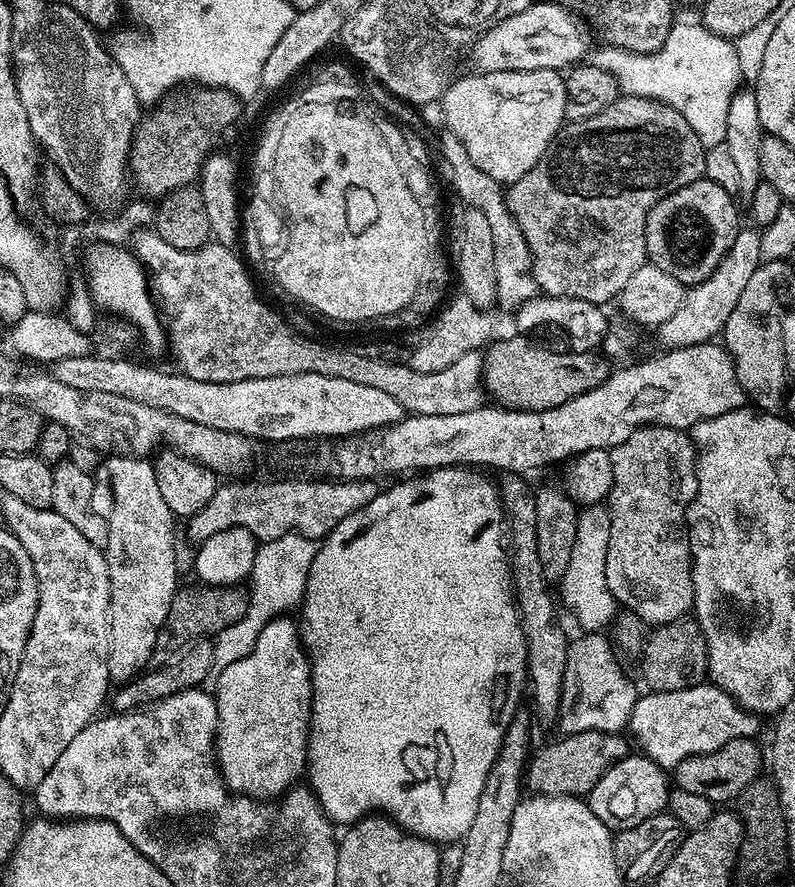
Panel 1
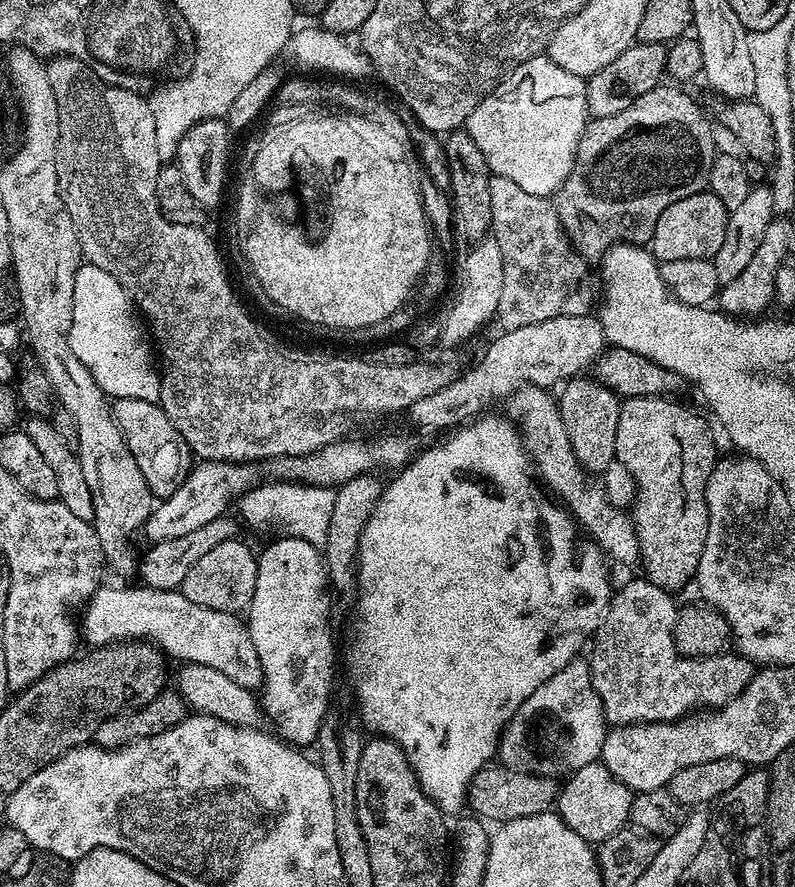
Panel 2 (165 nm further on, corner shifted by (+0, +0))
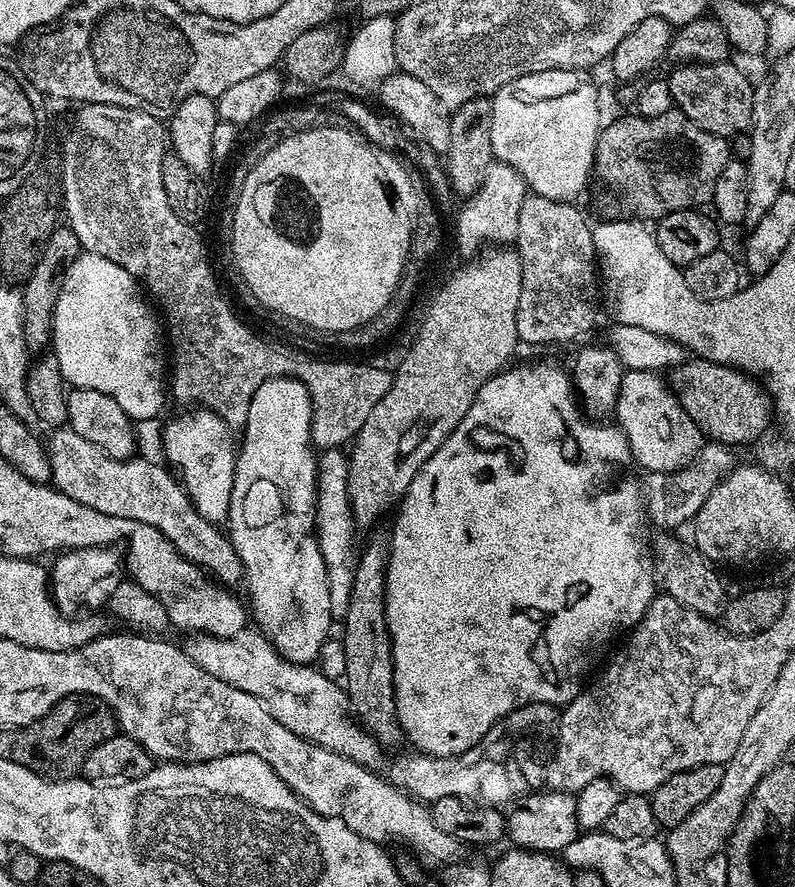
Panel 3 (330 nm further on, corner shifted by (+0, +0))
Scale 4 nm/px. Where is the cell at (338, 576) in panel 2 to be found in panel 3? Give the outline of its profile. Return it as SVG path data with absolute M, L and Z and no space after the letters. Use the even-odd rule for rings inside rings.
M492 246L487 250L481 251L478 258L473 264L468 264L465 268L460 268L440 289L436 292L436 297L429 306L429 316L420 324L420 329L416 332L416 337L412 340L412 345L408 348L408 353L404 357L399 357L398 363L395 365L392 385L390 390L386 390L386 398L382 398L382 402L378 402L378 406L374 406L374 410L370 410L370 418L366 418L366 422L362 422L362 430L358 430L356 439L351 441L350 455L348 456L348 497L350 498L350 506L352 507L352 519L355 521L355 527L362 530L368 528L375 522L379 516L384 516L393 511L403 500L410 482L414 482L414 478L418 474L418 470L422 470L422 466L434 454L434 450L438 450L438 446L442 446L442 442L446 442L446 438L450 438L450 434L454 430L454 426L458 426L458 422L462 422L462 418L466 418L466 410L470 410L470 406L476 401L478 390L482 390L482 386L501 371L509 363L508 360L512 356L512 351L518 347L518 329L515 326L515 318L518 317L518 300L519 290L522 286L522 272L520 270L519 254L508 246Z

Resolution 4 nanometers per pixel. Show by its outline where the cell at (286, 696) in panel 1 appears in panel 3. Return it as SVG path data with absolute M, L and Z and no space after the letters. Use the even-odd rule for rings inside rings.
M279 376L273 380L262 382L258 390L254 390L254 398L250 398L250 410L246 422L242 426L244 432L244 442L239 443L236 452L236 469L234 470L234 486L230 494L230 510L226 521L226 535L232 541L234 550L244 567L244 580L248 584L248 596L252 599L250 612L254 617L255 627L263 632L269 643L280 655L284 656L291 664L311 665L312 660L324 648L324 639L328 636L328 631L332 628L334 617L330 606L330 586L328 585L328 575L326 574L326 562L322 562L320 547L313 535L316 527L316 466L318 463L317 453L314 451L312 442L312 399L308 393L306 385L300 380L293 379L292 376Z

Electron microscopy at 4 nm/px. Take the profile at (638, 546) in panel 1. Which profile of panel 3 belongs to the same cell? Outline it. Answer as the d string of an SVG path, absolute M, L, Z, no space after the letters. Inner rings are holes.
M625 371L620 382L620 393L616 399L616 410L614 413L615 423L624 433L628 443L628 451L631 459L641 464L641 469L650 472L676 472L680 468L687 468L700 449L706 443L704 433L694 426L690 414L684 412L684 407L670 391L669 385L660 381L661 377L655 372L629 372Z

